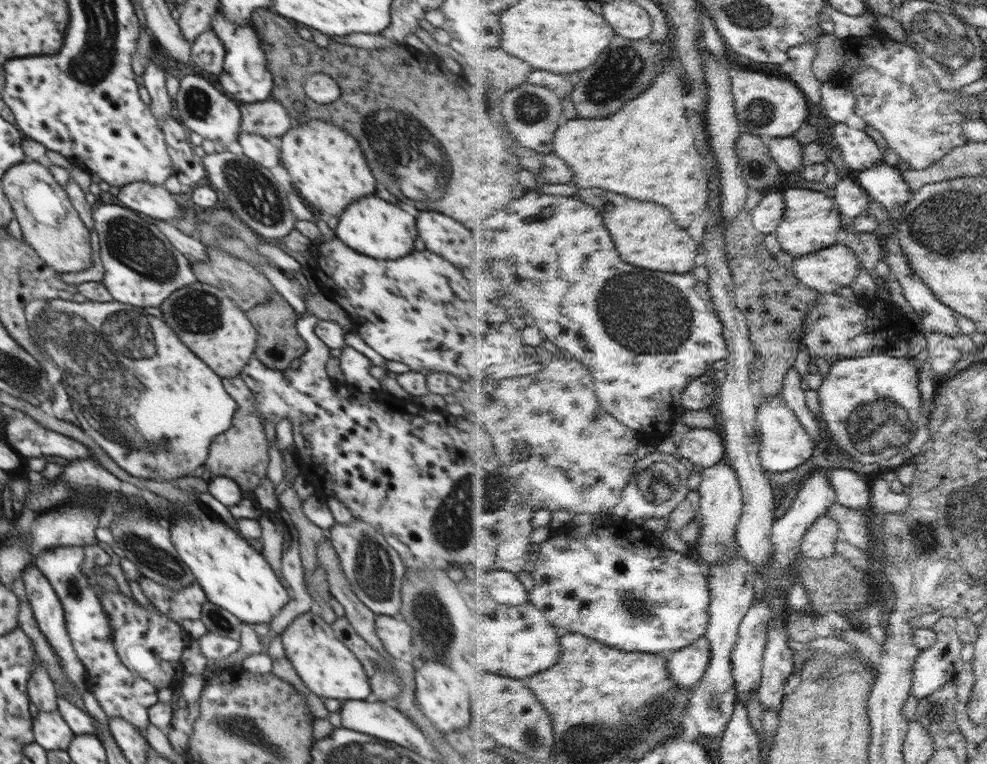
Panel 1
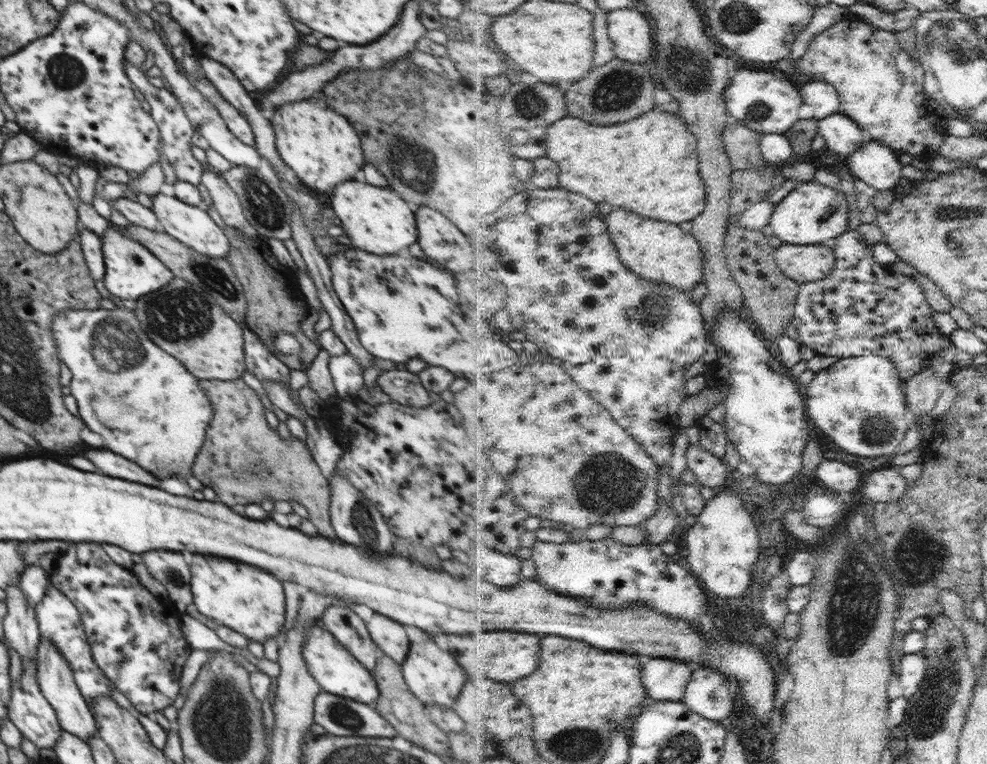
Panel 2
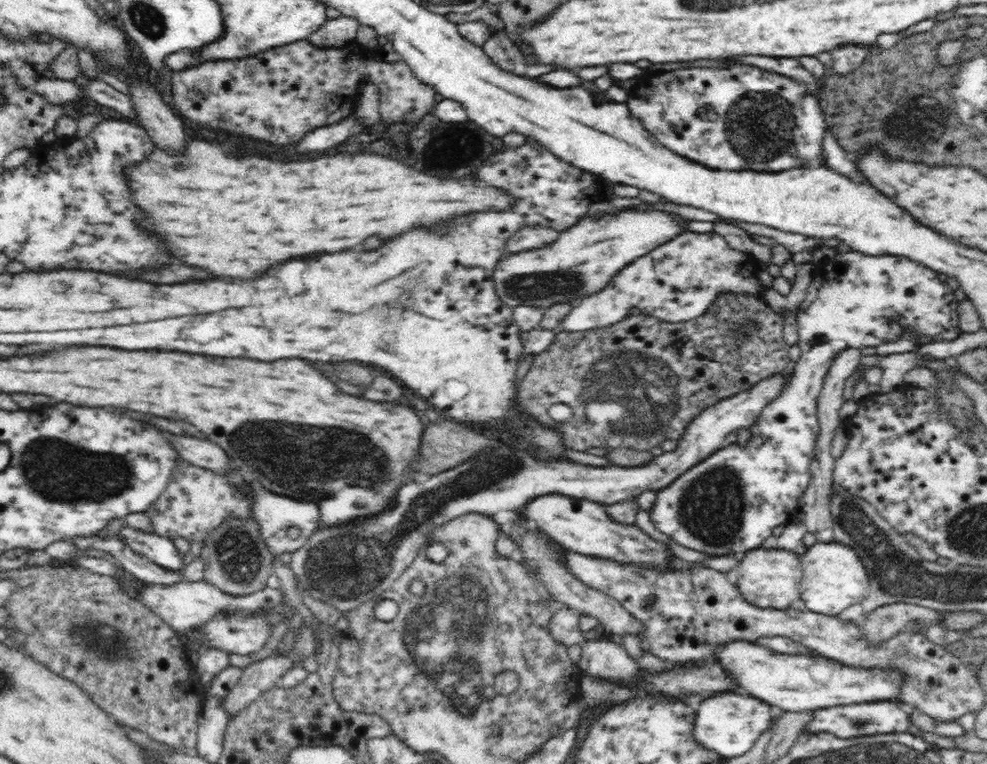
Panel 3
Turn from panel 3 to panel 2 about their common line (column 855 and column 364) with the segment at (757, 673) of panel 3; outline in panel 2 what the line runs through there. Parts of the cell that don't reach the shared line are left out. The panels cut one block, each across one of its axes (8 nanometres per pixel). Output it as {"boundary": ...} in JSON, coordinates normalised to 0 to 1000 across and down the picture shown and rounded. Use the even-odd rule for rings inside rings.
{"boundary":[[[321,819],[314,821],[306,846],[306,856],[310,874],[325,903],[369,921],[375,921],[383,914],[384,902],[378,881],[367,872],[363,863],[330,825],[325,825]]]}

